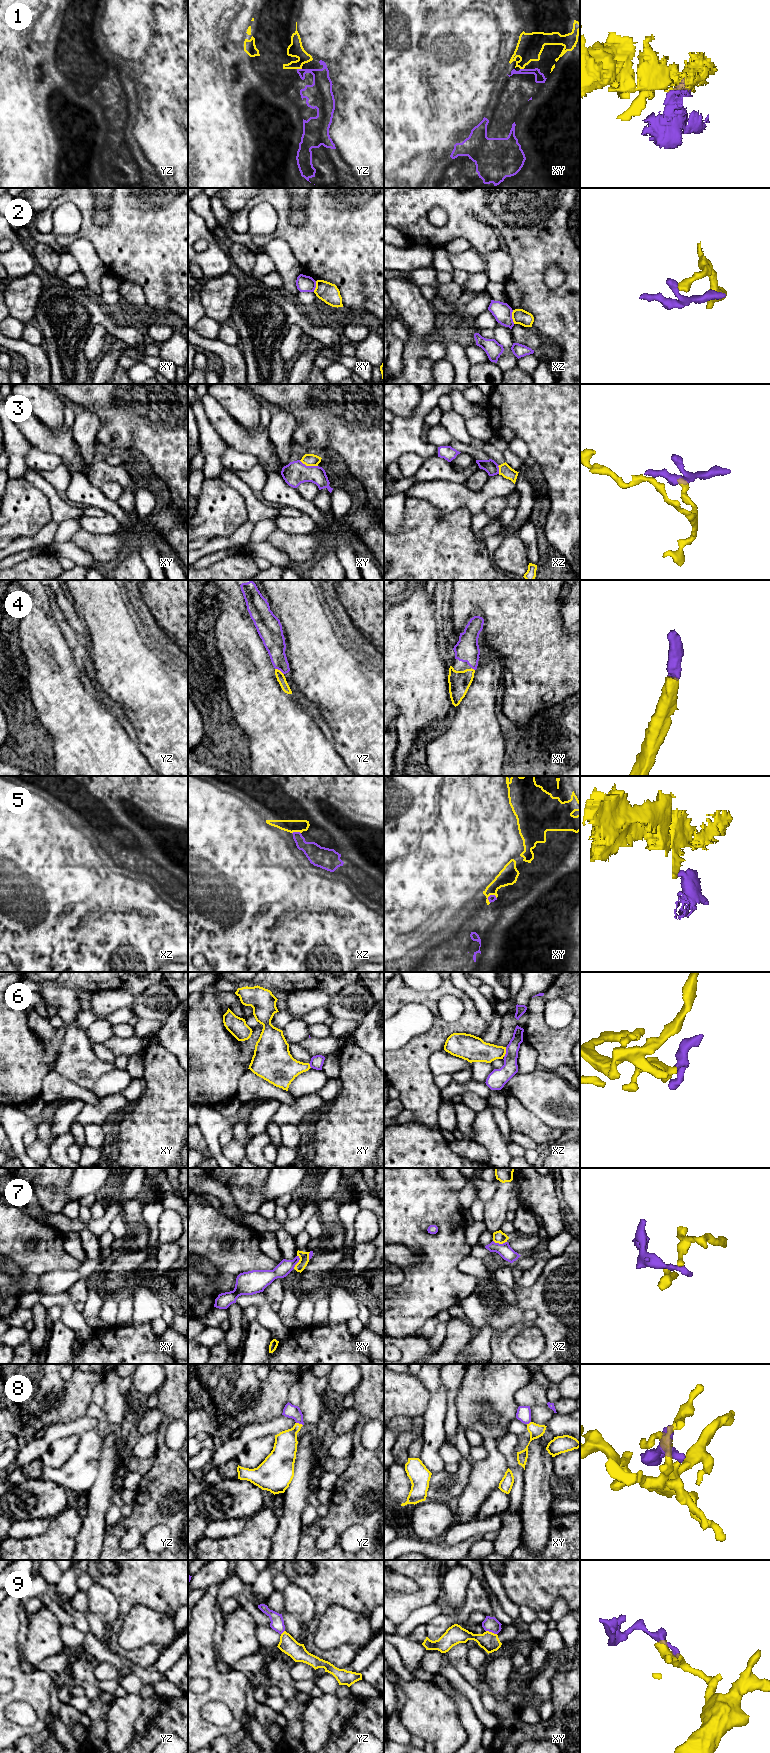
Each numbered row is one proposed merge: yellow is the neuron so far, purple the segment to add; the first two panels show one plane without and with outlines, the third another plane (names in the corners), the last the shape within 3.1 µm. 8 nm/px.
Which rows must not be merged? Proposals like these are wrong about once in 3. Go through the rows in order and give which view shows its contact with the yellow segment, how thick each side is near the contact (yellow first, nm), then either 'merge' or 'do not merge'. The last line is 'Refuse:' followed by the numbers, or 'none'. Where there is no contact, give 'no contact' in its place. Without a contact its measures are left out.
1: contact in yz; calibres 120 and 180 nm; do not merge
2: contact in xz; calibres 120 and 150 nm; do not merge
3: contact in xy; calibres 100 and 190 nm; do not merge
4: contact in yz; calibres 70 and 170 nm; merge
5: contact in xz; calibres 100 and 150 nm; do not merge
6: contact in xz; calibres 200 and 150 nm; do not merge
7: contact in xy; calibres 80 and 110 nm; do not merge
8: contact in yz; calibres 190 and 110 nm; merge
9: contact in xy; calibres 150 and 120 nm; do not merge
Refuse: 1, 2, 3, 5, 6, 7, 9

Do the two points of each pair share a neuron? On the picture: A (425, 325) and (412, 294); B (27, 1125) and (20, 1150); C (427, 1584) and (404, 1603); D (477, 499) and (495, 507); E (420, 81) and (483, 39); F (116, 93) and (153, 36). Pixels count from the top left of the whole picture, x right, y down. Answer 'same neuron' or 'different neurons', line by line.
A: same neuron
B: same neuron
C: same neuron
D: different neurons
E: same neuron
F: different neurons

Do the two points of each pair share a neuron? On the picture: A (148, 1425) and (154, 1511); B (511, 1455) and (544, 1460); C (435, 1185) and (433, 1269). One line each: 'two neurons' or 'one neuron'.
A: two neurons
B: two neurons
C: one neuron

